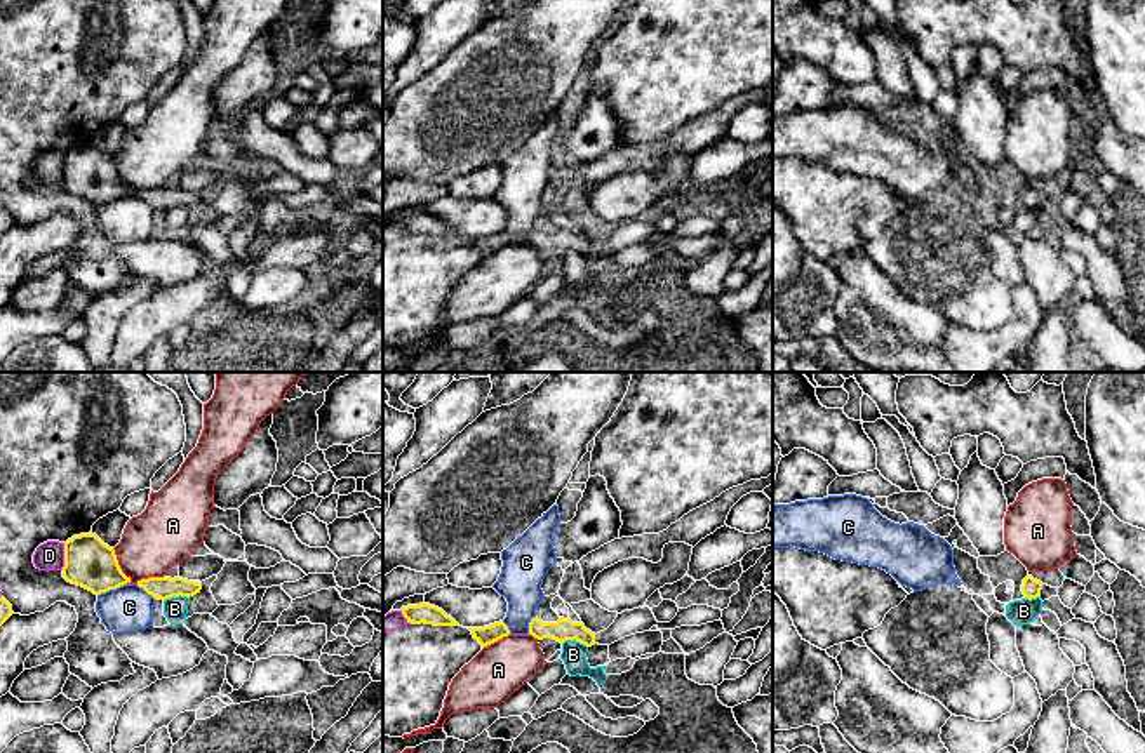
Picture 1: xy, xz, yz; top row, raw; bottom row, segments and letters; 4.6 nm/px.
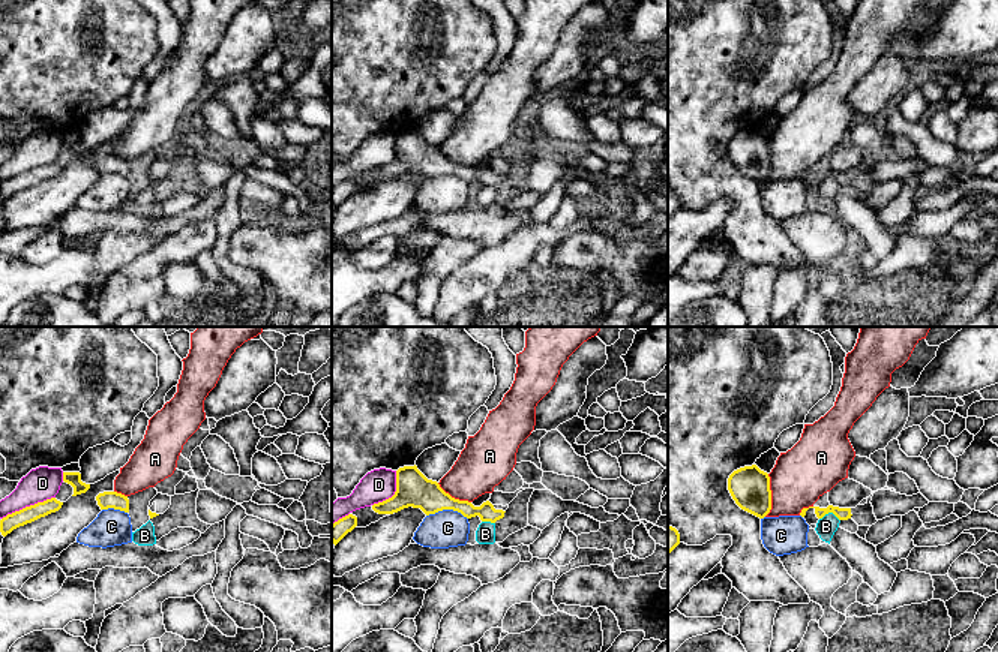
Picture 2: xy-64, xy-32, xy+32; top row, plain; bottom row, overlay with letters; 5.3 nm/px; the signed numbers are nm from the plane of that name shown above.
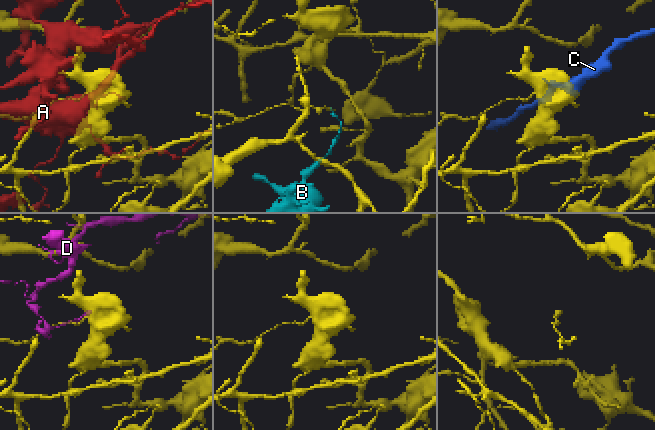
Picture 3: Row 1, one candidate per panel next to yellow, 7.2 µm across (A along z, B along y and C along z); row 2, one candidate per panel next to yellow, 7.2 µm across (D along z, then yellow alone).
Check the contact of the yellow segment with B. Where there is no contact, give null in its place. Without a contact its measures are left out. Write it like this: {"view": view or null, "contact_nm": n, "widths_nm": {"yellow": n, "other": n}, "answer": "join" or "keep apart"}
{"view": "xy", "contact_nm": 120, "widths_nm": {"yellow": 100, "other": 110}, "answer": "keep apart"}

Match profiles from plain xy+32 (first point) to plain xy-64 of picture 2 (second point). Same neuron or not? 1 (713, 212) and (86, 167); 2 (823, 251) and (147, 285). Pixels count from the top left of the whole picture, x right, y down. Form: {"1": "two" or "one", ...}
{"1": "one", "2": "two"}

